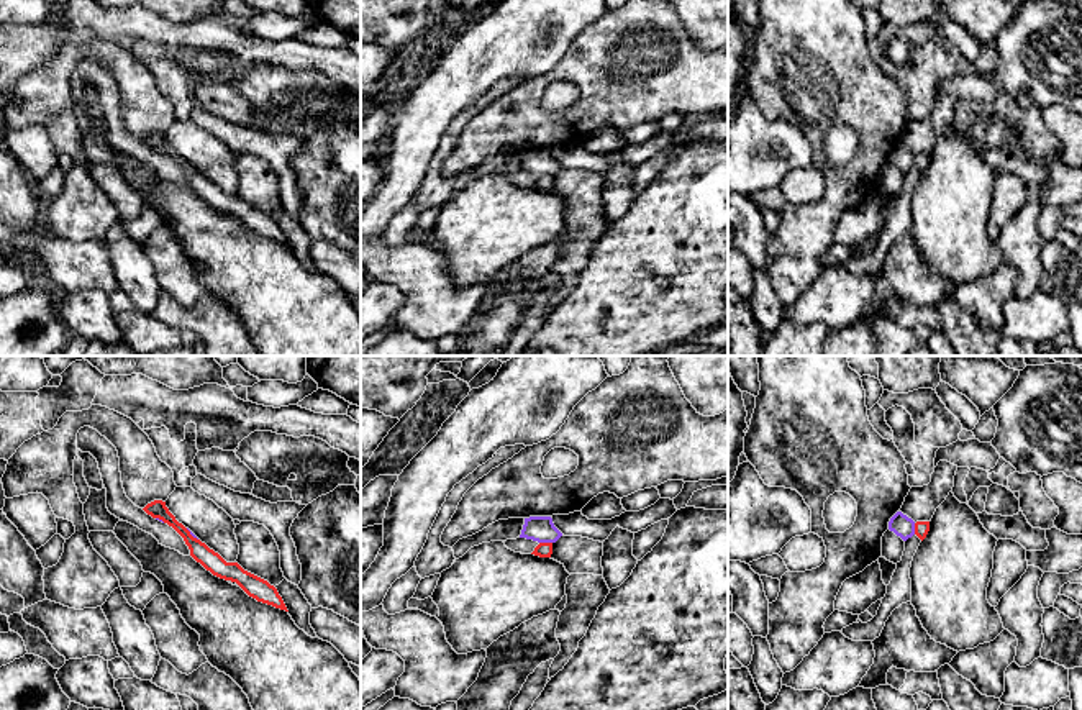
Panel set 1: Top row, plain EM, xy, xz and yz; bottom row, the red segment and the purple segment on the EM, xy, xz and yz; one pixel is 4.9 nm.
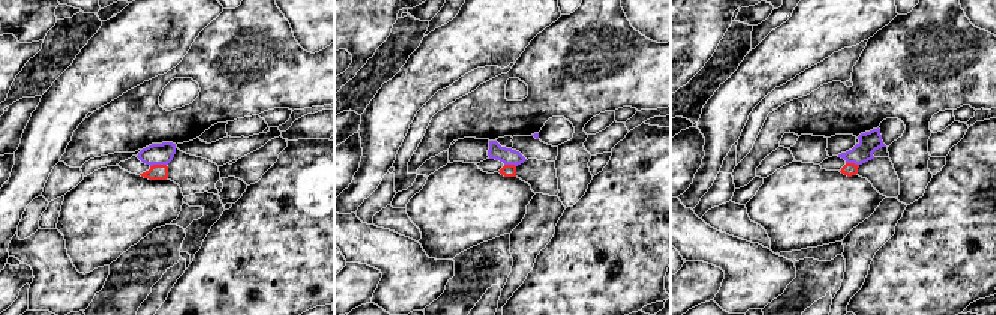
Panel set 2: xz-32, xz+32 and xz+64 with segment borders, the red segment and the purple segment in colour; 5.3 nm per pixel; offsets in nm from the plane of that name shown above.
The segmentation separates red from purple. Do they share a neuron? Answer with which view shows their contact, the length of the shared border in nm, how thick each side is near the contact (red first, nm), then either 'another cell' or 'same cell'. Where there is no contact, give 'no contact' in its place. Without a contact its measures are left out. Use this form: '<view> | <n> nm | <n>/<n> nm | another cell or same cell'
xz | 60 nm | 80/130 nm | another cell

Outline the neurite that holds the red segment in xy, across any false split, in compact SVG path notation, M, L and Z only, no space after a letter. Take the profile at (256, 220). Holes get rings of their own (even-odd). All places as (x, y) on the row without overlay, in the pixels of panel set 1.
M154 133L143 141L152 151L159 151L169 159L172 159L185 174L190 182L190 189L200 195L213 208L236 215L249 230L257 234L272 238L280 243L287 243L277 221L267 213L244 203L238 195L226 195L218 185L210 182L205 175L193 171L190 164L175 152L175 149L166 139L166 134Z

